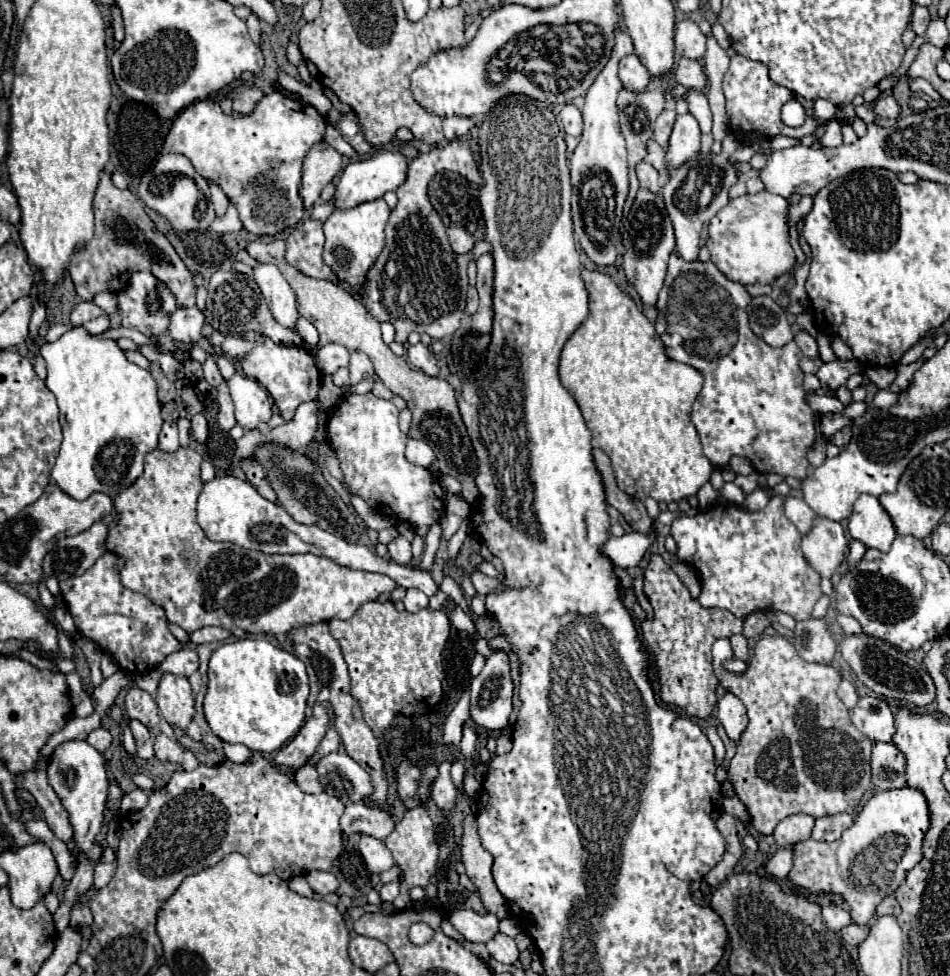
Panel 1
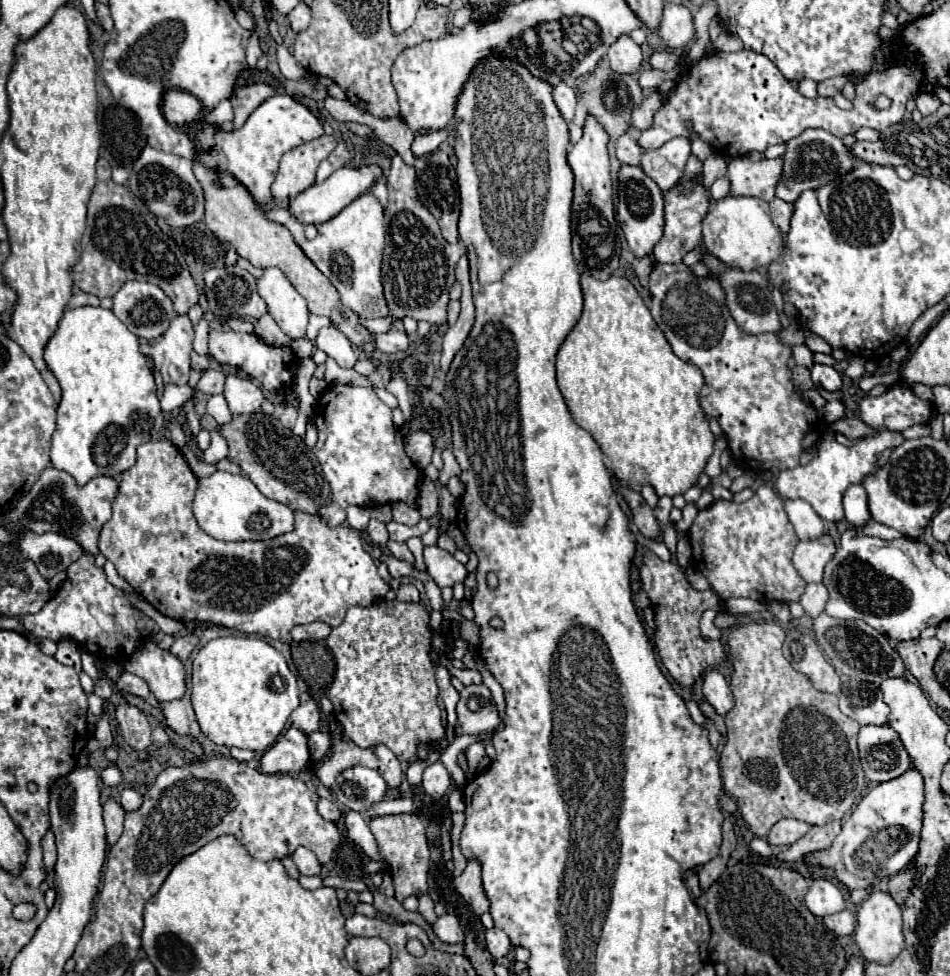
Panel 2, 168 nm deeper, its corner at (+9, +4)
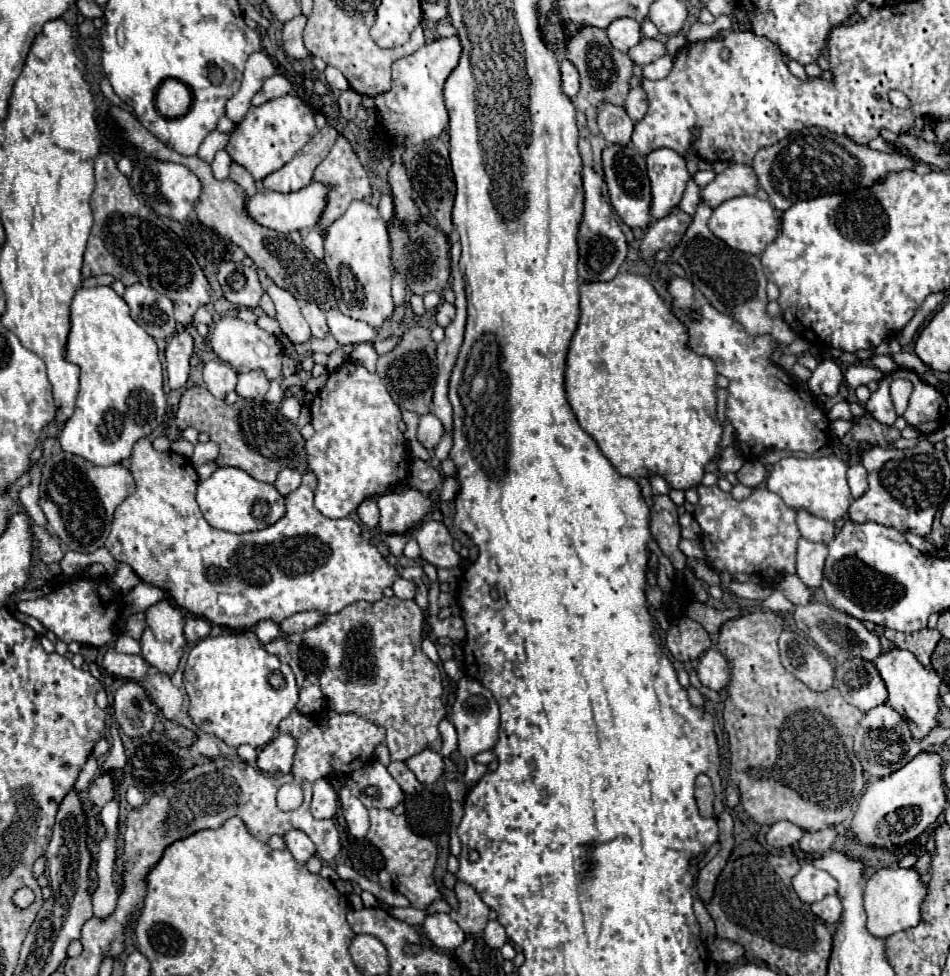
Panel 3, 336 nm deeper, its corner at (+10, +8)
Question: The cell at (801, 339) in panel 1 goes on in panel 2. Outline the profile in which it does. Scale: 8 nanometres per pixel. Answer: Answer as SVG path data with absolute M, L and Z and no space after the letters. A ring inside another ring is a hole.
M801 344L801 346L793 346L793 358L795 358L795 362L797 362L797 366L803 366L803 368L813 368L813 354L811 354L811 350L805 346L805 344Z

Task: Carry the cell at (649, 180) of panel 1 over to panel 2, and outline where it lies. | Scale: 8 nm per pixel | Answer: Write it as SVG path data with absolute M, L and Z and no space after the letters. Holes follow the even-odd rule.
M623 134L623 136L617 138L615 150L617 150L619 162L623 162L623 164L633 164L633 166L639 164L641 154L643 154L643 150L639 148L639 144L637 144L629 134Z

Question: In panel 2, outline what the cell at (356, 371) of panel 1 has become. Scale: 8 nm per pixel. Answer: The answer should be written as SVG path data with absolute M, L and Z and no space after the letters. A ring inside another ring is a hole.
M321 328L321 330L317 332L315 346L317 346L319 350L323 350L327 356L335 358L335 362L337 362L341 368L353 368L355 362L357 362L351 342L349 342L347 336L345 336L343 332L339 332L337 328Z

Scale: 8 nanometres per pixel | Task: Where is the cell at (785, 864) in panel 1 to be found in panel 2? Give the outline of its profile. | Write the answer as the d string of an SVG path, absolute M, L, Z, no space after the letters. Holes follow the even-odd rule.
M831 820L825 826L811 826L811 830L801 840L797 840L793 846L789 846L785 852L781 852L777 858L783 860L783 862L797 862L805 854L829 848L831 840L839 832L841 832L841 822L839 820Z

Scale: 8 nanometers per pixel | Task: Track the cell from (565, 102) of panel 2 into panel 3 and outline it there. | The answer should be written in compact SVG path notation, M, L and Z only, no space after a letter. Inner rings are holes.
M562 60L560 62L560 72L562 72L562 92L568 98L574 98L578 94L578 88L580 88L580 78L578 78L578 72L576 72L574 64L568 62L568 60Z

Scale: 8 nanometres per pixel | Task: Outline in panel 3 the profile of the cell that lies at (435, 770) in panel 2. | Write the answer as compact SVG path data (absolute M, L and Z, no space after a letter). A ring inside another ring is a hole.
M424 750L412 756L406 764L422 784L434 784L444 774L444 760L438 752L432 750Z

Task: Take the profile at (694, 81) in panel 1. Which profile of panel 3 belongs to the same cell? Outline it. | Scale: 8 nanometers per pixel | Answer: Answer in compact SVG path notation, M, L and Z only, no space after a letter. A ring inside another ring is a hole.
M642 38L642 40L638 42L638 46L634 46L634 48L628 52L628 56L630 56L630 58L634 60L634 64L638 64L638 66L646 66L646 64L650 64L650 62L654 62L654 60L666 56L666 54L668 54L668 52L666 52L666 44L660 42L660 40L654 40L654 38Z

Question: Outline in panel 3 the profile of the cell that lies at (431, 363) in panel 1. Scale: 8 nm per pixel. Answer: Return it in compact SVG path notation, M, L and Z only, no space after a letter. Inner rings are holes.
M328 310L326 318L328 318L332 336L340 344L360 344L360 342L372 344L378 338L378 328L364 324L362 320L352 320L344 316L340 310Z

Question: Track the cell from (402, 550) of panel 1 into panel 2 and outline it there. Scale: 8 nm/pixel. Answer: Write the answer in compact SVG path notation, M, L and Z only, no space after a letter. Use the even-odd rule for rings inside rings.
M373 518L369 520L367 534L371 536L371 540L373 540L375 544L387 544L387 540L389 540L389 534L387 534L385 524L383 524L383 522L379 522L379 520L373 520Z

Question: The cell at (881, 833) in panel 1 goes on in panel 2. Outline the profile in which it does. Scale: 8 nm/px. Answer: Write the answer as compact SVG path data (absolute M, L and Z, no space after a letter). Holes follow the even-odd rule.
M909 768L899 778L875 786L843 822L841 834L835 838L829 850L813 852L805 856L807 864L829 866L837 872L837 878L849 888L867 888L879 878L893 876L911 864L919 850L919 834L923 824L923 776L919 770Z

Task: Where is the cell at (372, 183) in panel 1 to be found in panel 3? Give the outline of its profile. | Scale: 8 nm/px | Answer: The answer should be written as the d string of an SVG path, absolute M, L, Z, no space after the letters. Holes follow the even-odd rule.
M310 182L306 188L290 194L272 192L272 190L260 190L256 196L248 198L246 208L248 214L266 228L278 230L278 232L292 232L292 230L304 230L304 228L316 228L320 222L320 216L324 212L324 204L328 204L328 186L320 182Z

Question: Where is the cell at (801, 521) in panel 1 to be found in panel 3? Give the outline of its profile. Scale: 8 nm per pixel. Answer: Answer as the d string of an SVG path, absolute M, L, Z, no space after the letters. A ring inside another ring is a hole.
M798 510L796 512L796 522L798 522L798 530L800 534L810 540L810 542L824 542L828 544L834 538L834 522L828 522L824 518L818 518L806 510Z

